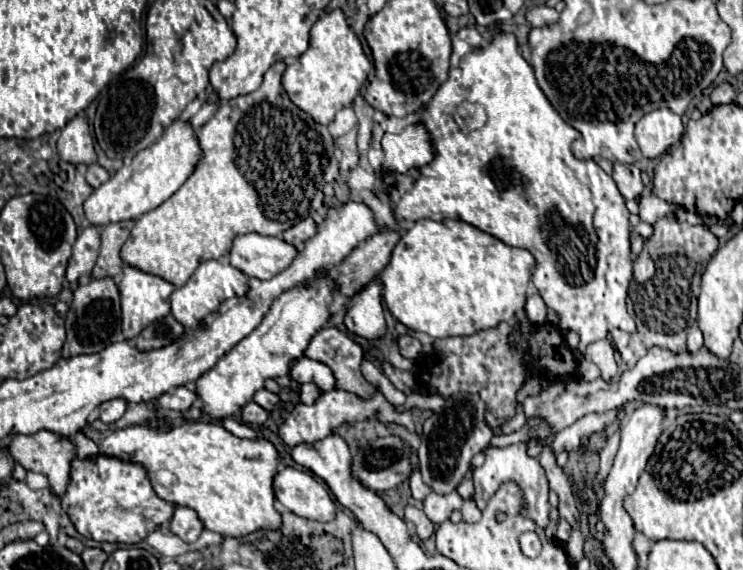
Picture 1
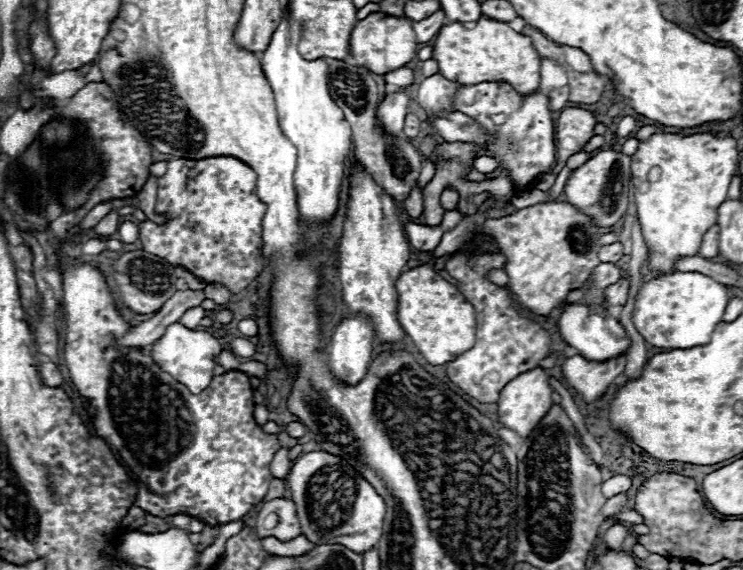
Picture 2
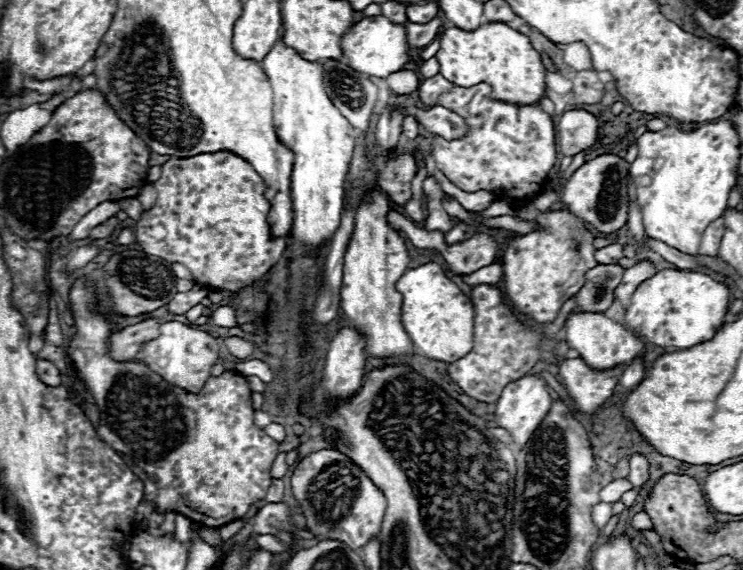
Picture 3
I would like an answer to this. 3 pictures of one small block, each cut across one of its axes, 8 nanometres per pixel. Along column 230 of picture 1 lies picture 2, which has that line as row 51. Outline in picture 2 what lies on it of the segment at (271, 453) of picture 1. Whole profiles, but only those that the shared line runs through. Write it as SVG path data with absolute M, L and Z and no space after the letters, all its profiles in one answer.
M480 18L474 26L448 24L444 26L436 40L432 58L438 62L440 74L446 80L472 86L478 82L506 82L518 94L534 94L540 88L540 56L534 50L528 36L514 32L506 22Z

